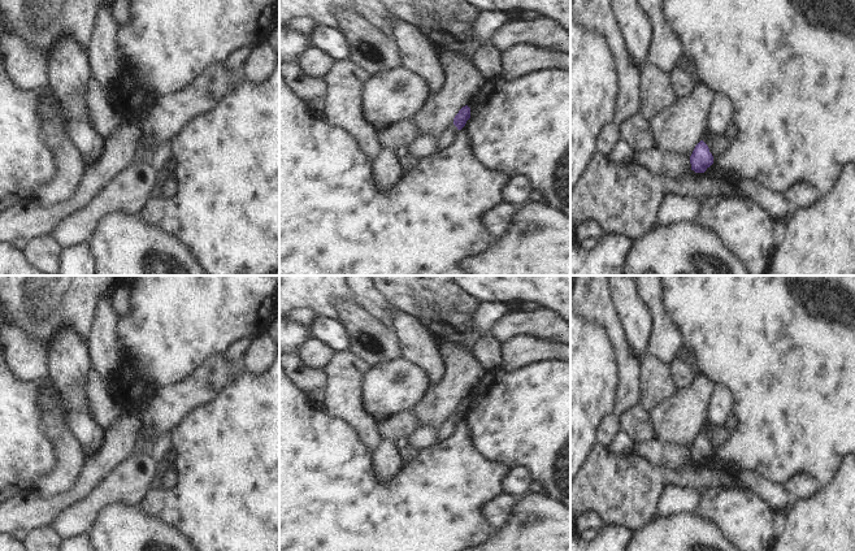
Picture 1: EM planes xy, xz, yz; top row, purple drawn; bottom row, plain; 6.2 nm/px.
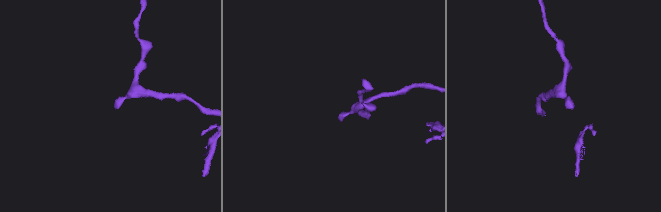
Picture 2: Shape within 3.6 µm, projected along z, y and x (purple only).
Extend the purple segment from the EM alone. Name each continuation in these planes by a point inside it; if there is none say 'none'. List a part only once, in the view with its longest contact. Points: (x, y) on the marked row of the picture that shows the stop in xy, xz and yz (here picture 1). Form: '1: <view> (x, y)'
none

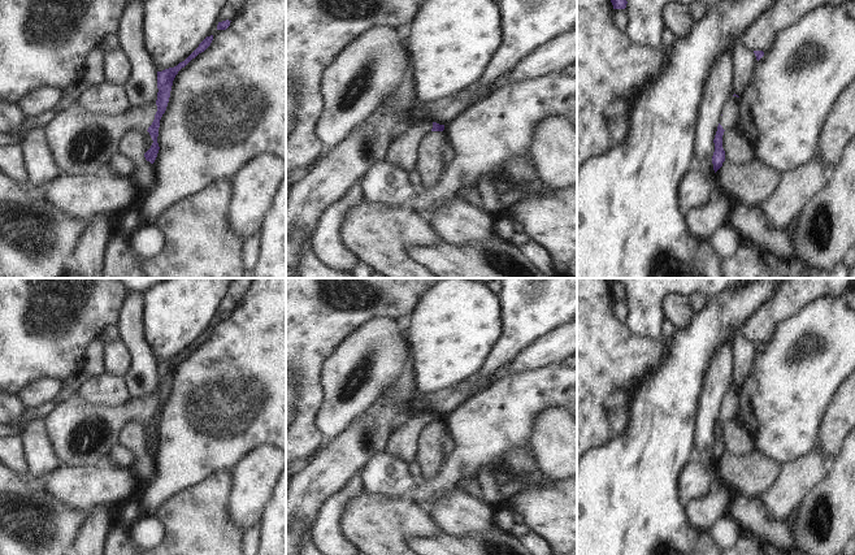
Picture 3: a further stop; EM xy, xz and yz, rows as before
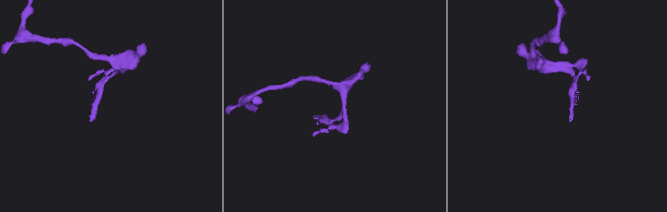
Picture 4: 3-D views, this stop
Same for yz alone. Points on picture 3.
none

